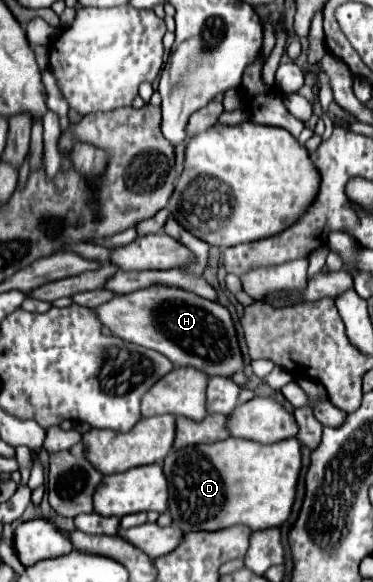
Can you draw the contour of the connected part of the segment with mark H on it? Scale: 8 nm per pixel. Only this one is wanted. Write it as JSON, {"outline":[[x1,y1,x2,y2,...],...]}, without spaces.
{"outline":[[150,286,144,290,136,290,132,294,110,294,110,290,102,288,102,290,88,290,88,292,80,292,76,296,72,296,72,300,80,306,88,306,88,308,96,308,94,312,100,316,102,324,108,326,112,330,114,336,132,342,132,344,140,344,144,348,156,350,160,354,164,354,174,366,192,366,196,370,202,370,208,376,232,376,236,372,240,372,244,368,244,356,240,352,238,346,238,336,236,336,236,328,232,322,232,316,228,312,226,306,200,298,188,290,182,288,172,288,172,286]]}

